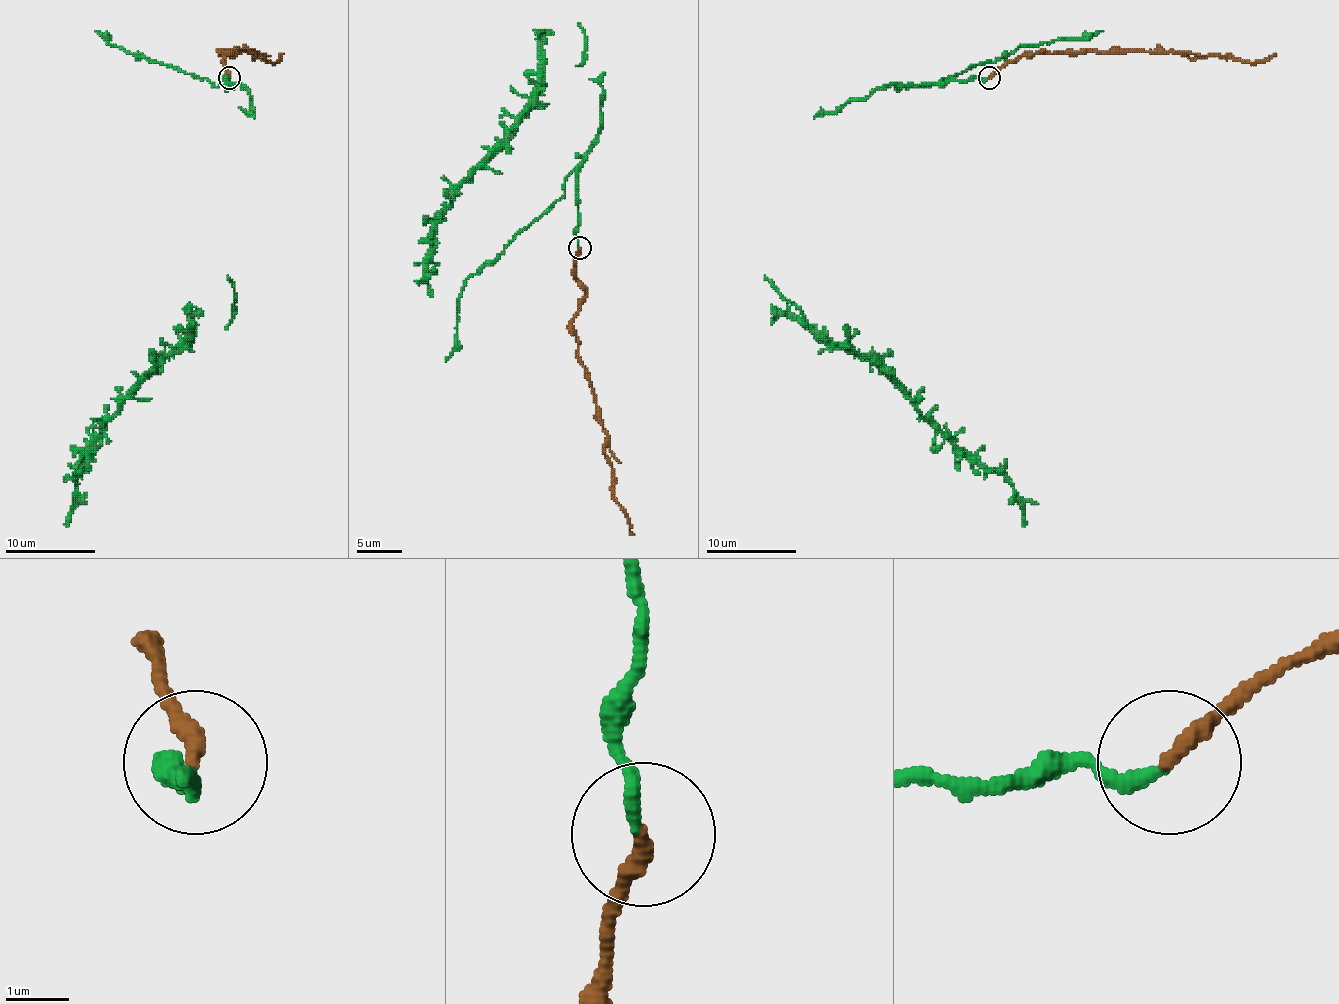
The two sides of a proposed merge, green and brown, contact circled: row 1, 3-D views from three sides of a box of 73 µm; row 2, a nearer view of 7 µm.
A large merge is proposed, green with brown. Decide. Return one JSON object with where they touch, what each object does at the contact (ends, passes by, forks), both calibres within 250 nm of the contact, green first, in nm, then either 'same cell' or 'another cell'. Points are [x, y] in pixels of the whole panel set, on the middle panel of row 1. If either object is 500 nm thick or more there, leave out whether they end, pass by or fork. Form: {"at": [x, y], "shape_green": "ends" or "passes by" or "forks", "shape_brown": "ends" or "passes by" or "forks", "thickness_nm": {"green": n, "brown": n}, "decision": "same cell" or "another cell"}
{"at": [580, 248], "shape_green": "ends", "shape_brown": "ends", "thickness_nm": {"green": 220, "brown": 280}, "decision": "same cell"}

